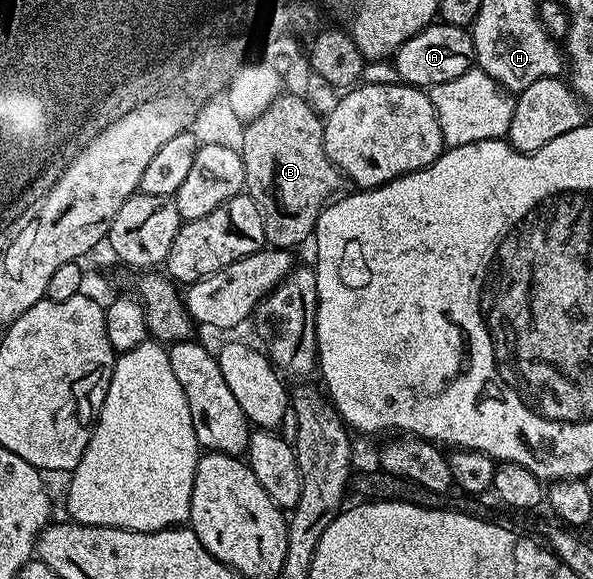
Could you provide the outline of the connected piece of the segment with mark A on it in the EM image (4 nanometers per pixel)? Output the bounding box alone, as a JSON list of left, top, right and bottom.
[393,22,475,90]

